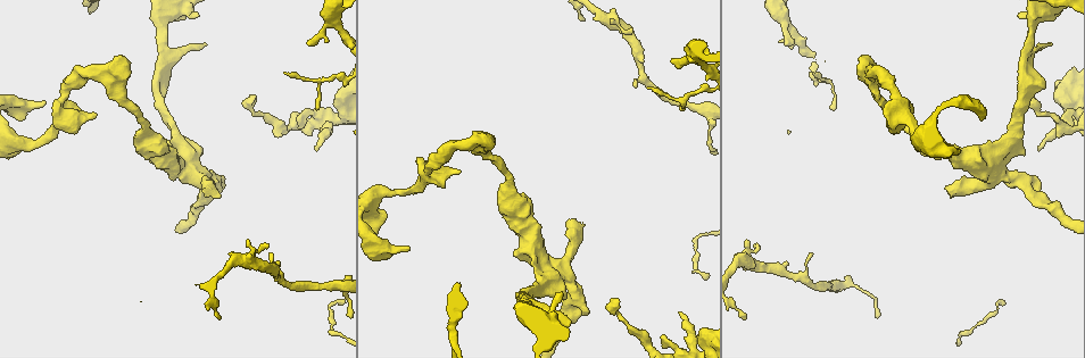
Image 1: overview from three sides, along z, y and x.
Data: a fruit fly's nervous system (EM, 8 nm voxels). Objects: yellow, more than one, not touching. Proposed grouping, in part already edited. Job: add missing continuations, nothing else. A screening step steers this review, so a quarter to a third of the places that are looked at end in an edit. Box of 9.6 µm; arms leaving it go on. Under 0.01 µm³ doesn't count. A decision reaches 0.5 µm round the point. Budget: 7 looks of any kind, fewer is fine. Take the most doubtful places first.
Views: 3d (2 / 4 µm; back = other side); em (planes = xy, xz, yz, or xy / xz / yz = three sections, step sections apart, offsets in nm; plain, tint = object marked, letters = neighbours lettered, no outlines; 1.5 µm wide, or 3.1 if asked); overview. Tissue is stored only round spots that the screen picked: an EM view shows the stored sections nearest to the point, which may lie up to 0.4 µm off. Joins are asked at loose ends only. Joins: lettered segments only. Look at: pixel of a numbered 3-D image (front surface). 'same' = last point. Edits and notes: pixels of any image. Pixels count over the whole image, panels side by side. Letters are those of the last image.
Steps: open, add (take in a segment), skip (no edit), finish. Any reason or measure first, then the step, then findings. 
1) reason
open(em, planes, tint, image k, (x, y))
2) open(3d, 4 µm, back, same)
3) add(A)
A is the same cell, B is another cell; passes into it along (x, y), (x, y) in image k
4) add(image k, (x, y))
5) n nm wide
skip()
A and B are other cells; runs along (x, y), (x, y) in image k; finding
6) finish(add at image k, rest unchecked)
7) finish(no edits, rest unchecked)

branch stops here
open(em, xz, step 4, tint, image 1, (1040, 149))

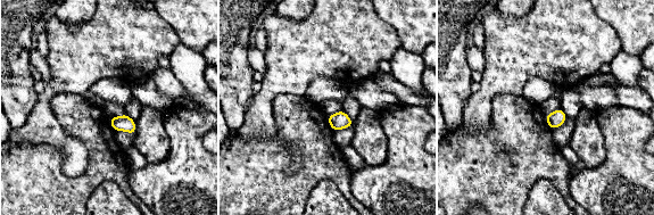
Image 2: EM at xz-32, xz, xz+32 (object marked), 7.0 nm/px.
open(em, planes, letters, same)

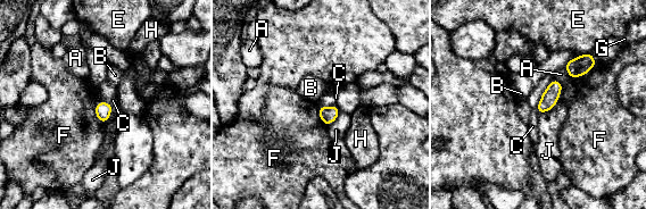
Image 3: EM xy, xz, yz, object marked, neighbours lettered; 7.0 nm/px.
skip()
A, B, C, E, F, G, H and J are other cells; border along (596, 63), (585, 74), (573, 78) in image 3; no lettered segment goes on from it

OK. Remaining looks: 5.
branch stops here
open(em, planes, letters, image 1, (583, 224))

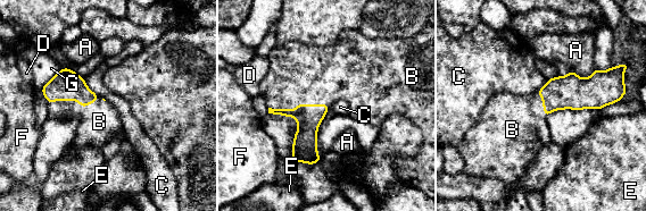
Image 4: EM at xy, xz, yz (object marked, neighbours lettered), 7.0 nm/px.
B touches over 440 nm
add(B)
B is the same cell, A, C, D, E, F and G are other cells; passes into it along (308, 117), (298, 103), (304, 74) in image 4; it goes on there

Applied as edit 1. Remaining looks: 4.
thin end
open(em, planes, letters, image 1, (199, 16))

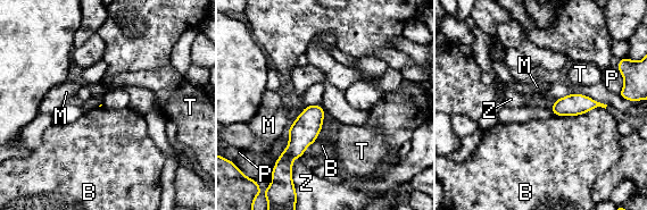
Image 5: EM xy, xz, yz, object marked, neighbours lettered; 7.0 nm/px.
skip()
B, M, P, T and Z are other cells; border along (605, 108), (556, 116) in image 5; no lettered segment goes on from it

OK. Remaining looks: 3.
finish(add at image 4, rest unchecked)

